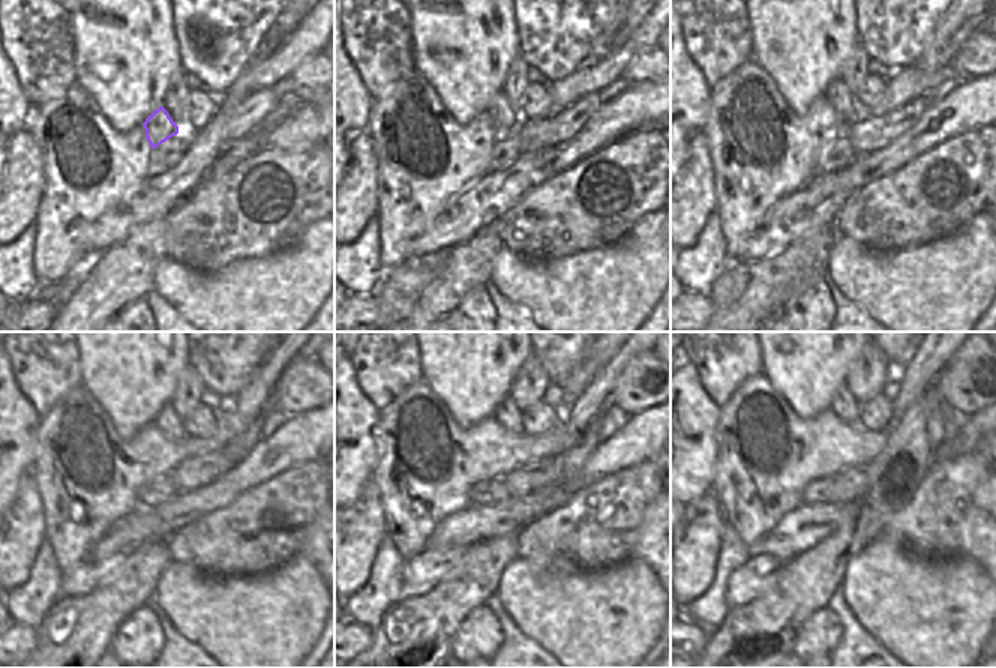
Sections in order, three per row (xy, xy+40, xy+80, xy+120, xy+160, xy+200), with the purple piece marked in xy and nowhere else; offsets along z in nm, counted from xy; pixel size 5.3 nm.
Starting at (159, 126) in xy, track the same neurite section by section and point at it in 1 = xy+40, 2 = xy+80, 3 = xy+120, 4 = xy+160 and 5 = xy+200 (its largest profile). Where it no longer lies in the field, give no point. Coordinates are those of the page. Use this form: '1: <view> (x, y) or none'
1: xy+40 (506, 120)
2: xy+80 (846, 107)
3: xy+120 (168, 424)
4: xy+160 (506, 413)
5: xy+200 (845, 406)

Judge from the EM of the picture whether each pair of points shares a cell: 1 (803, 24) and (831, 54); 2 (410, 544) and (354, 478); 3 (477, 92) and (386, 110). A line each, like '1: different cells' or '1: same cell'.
1: same cell
2: different cells
3: different cells

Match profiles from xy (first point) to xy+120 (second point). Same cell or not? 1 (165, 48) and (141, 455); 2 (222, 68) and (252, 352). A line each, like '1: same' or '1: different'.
1: different
2: same

